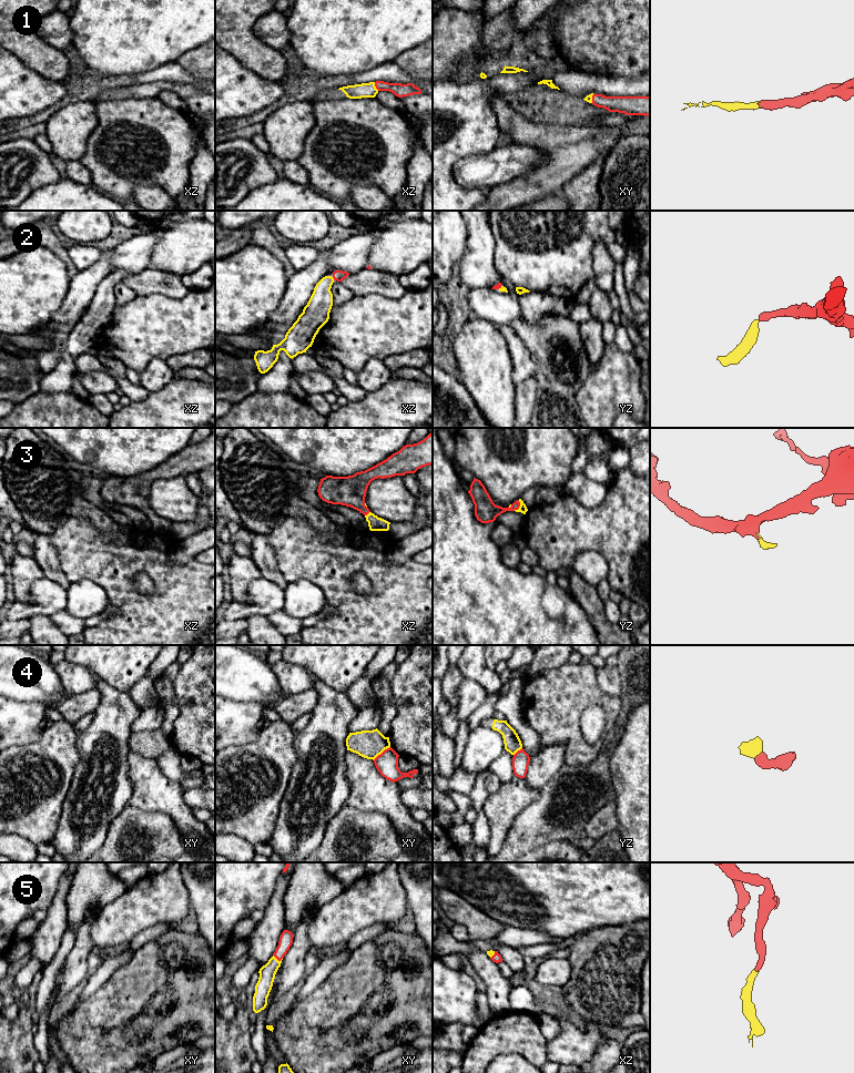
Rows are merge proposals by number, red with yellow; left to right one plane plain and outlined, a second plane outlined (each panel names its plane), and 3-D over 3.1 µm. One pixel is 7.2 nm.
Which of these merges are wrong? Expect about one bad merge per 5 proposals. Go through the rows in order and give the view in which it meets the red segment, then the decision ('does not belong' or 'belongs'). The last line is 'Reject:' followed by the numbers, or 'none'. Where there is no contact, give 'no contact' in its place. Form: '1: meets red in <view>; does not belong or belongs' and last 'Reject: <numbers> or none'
1: meets red in xz; belongs
2: meets red in xz; belongs
3: meets red in yz; belongs
4: meets red in xy; does not belong
5: meets red in xy; belongs
Reject: 4

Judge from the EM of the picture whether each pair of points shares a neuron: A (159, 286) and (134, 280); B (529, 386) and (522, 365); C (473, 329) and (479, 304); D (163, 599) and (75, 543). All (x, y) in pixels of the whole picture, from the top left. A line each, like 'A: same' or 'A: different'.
A: same
B: different
C: different
D: same

